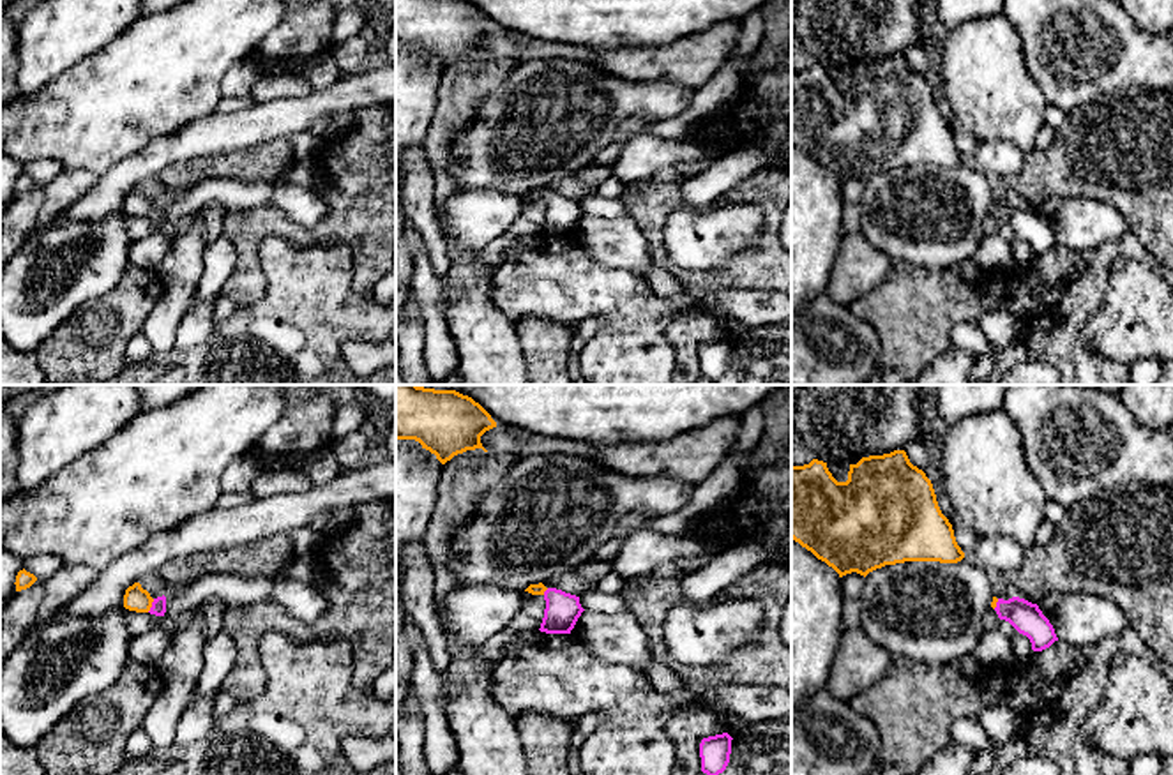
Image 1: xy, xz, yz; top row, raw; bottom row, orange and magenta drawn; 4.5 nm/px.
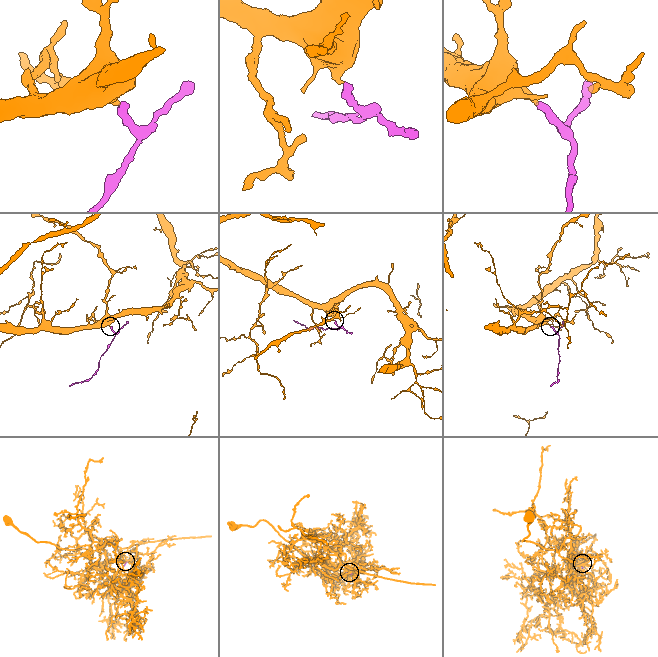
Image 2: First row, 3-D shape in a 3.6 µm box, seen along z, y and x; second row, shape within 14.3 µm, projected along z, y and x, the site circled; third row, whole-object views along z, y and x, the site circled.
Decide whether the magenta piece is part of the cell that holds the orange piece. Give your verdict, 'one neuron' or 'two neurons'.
one neuron

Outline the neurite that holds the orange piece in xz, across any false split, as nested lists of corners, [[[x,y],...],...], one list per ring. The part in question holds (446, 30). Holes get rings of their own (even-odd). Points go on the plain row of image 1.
[[[396,0],[396,44],[415,44],[445,69],[466,55],[482,53],[481,41],[496,32],[468,0]]]

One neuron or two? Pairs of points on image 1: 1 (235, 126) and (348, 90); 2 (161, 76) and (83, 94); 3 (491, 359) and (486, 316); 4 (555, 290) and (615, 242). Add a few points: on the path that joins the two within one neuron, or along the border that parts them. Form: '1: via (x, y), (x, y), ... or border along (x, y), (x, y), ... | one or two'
1: via (264, 122), (295, 115), (320, 103) | one
2: via (142, 87), (129, 94), (103, 94) | one
3: via (488, 348), (486, 327) | one
4: border along (573, 240), (601, 263), (633, 272) | two

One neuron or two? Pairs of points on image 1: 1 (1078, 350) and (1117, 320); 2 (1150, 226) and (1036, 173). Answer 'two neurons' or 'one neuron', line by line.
1: two neurons
2: one neuron

